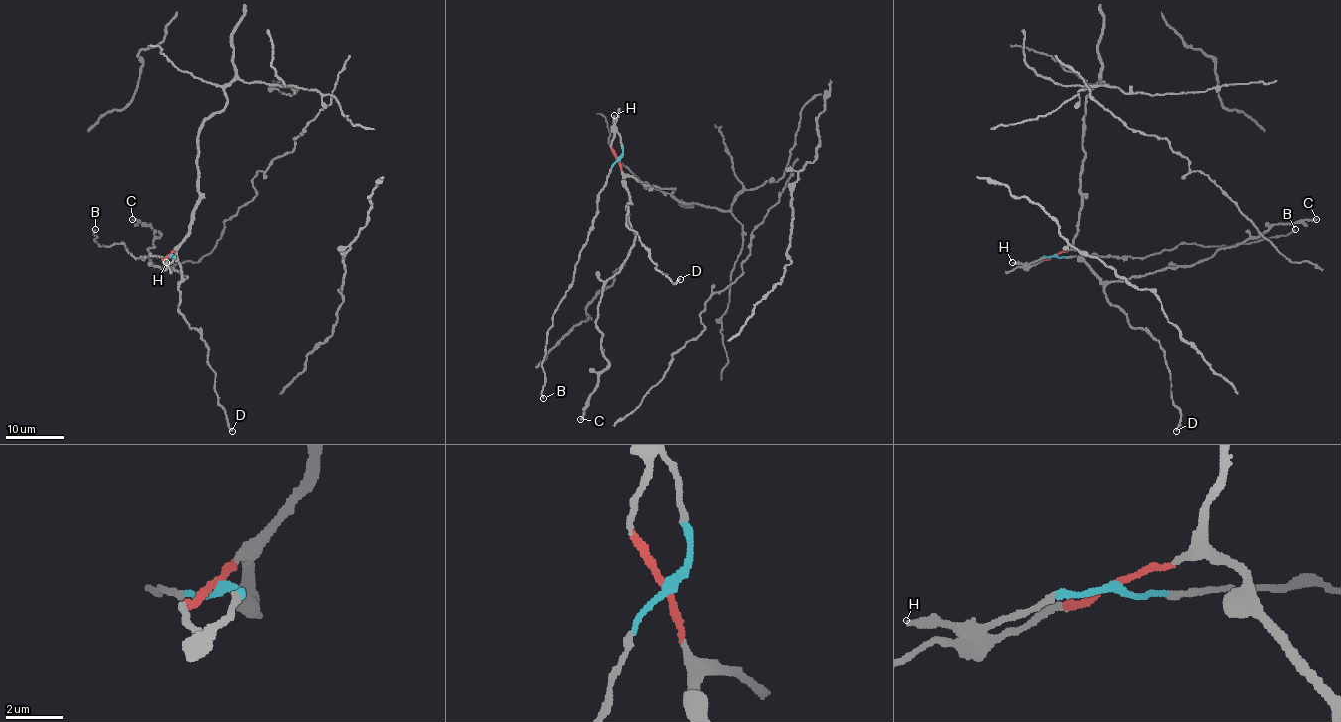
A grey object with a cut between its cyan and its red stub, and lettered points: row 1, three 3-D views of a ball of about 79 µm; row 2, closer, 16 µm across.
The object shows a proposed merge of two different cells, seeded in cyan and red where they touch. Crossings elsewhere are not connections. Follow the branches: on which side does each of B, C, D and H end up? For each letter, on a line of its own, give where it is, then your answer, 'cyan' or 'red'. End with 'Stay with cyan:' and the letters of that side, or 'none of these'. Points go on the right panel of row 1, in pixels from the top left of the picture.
B: (1295, 229) | cyan
C: (1316, 219) | red
D: (1176, 431) | red
H: (1012, 262) | cyan
Stay with cyan: B, H

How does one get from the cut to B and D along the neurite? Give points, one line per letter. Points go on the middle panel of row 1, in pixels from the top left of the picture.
B: (619, 158), (598, 194), (597, 215), (579, 253), (571, 288), (547, 331), (542, 366), (543, 398)
D: (617, 158), (629, 193), (626, 225), (639, 237), (655, 267), (674, 283), (680, 279)

